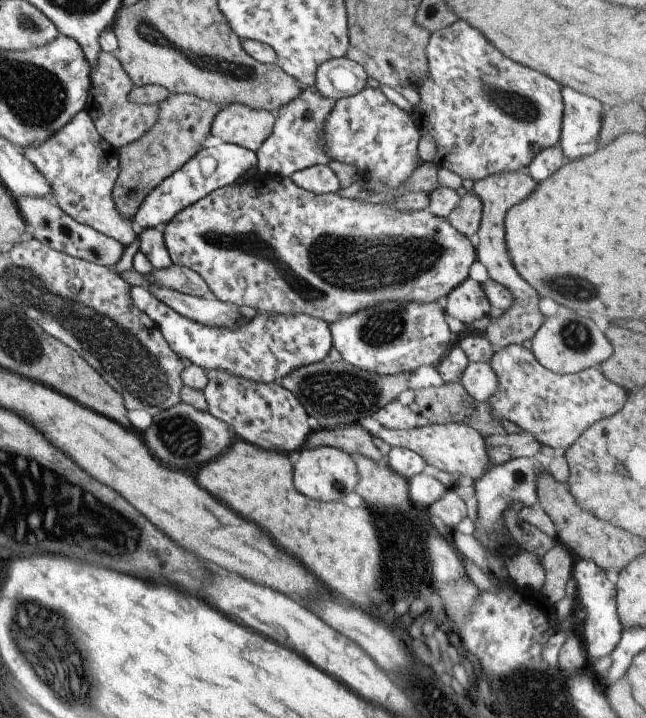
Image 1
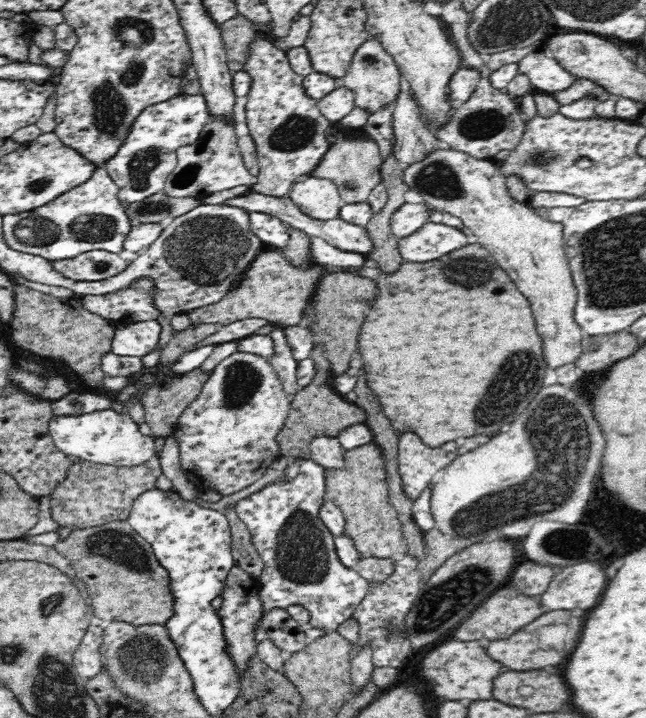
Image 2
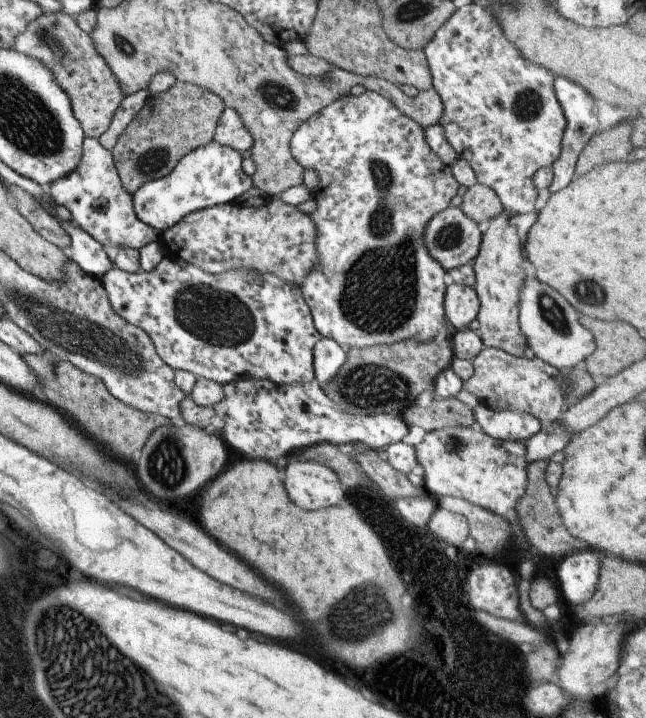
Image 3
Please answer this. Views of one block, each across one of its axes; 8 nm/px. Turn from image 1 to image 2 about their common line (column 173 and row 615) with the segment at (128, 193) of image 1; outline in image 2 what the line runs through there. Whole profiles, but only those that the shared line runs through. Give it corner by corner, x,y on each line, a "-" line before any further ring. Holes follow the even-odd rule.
127,520
73,530
53,547
70,561
76,575
88,587
89,604
96,622
165,626
174,616
174,595
170,591
168,571
156,559
152,545
132,529

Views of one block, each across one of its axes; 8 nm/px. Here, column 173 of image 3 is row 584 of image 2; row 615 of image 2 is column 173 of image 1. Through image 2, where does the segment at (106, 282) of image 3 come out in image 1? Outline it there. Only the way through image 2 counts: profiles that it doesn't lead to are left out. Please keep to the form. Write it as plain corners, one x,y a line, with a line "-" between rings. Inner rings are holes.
146,287
130,288
130,300
138,310
146,312
154,324
158,324
164,340
180,358
202,366
205,371
222,370
230,376
246,378
252,382
274,382
282,379
296,368
324,360
333,347
329,324
308,314
280,314
270,318
266,314
251,313
250,320
240,322
234,330
228,330
208,328
180,316
156,296
152,296

